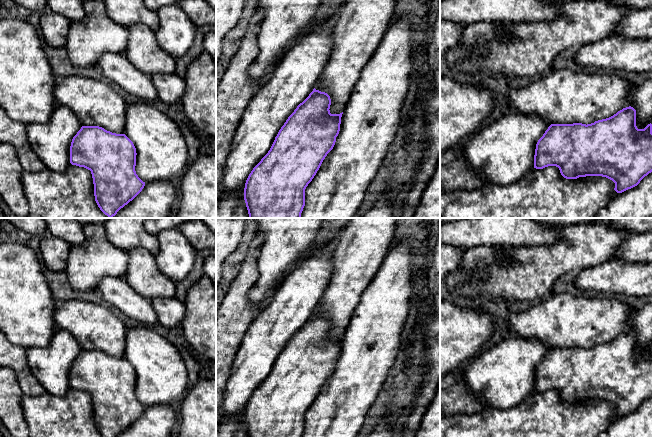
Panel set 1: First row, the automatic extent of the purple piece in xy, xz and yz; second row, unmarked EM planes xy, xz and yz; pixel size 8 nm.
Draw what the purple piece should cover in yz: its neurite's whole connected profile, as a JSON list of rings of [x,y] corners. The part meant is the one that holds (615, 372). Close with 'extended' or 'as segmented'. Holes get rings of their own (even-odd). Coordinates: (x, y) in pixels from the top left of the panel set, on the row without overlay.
[[[629,330],[613,340],[591,348],[551,348],[538,364],[534,392],[559,392],[566,403],[602,400],[615,407],[614,414],[622,417],[637,410],[652,396],[652,348],[644,353],[636,350],[636,334]]]; as segmented

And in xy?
[[[82,350],[70,370],[70,387],[91,395],[95,425],[103,437],[117,437],[144,412],[135,395],[136,372],[125,358]]]; as segmented

